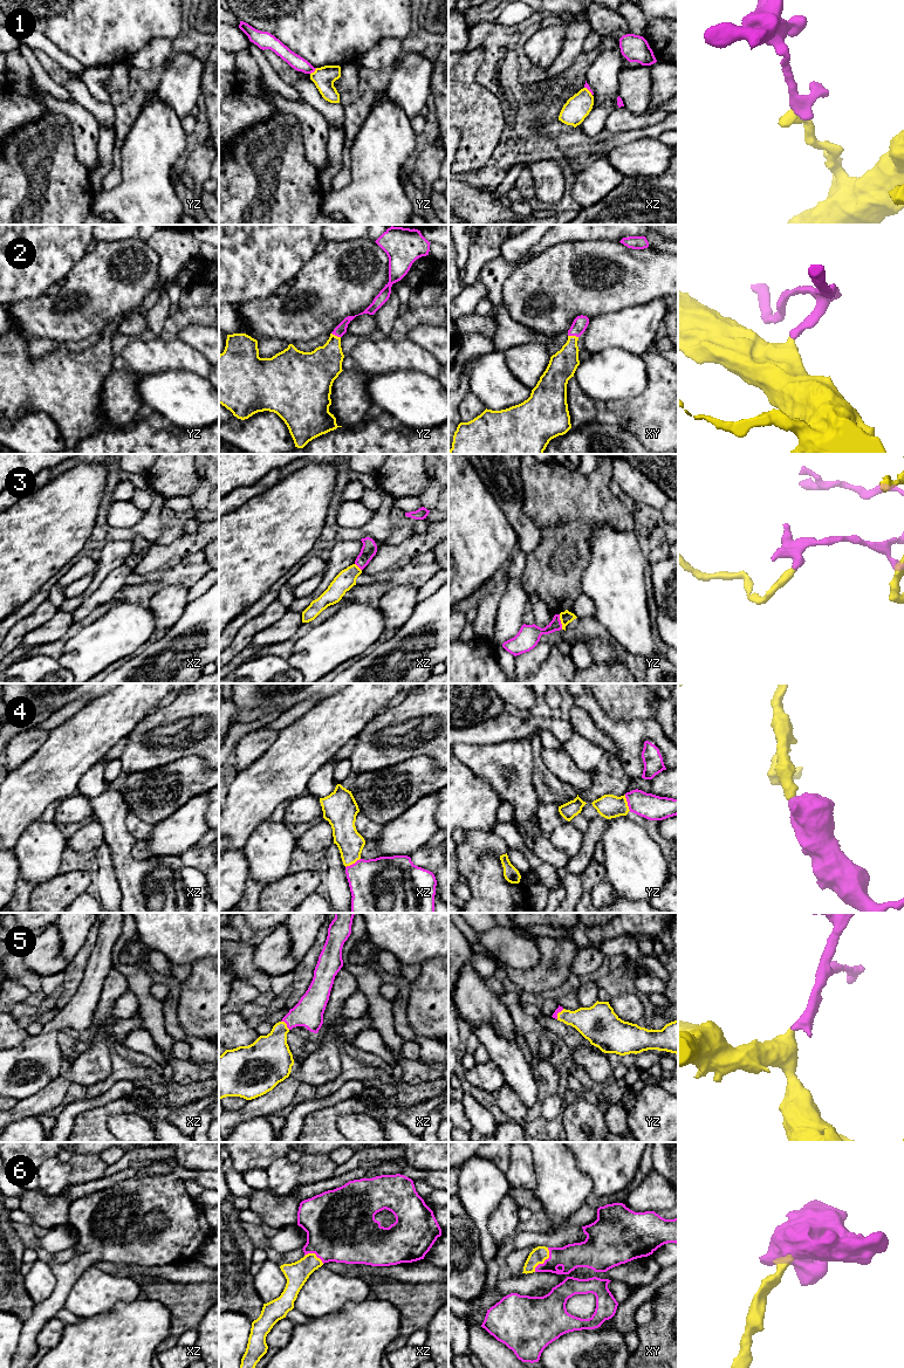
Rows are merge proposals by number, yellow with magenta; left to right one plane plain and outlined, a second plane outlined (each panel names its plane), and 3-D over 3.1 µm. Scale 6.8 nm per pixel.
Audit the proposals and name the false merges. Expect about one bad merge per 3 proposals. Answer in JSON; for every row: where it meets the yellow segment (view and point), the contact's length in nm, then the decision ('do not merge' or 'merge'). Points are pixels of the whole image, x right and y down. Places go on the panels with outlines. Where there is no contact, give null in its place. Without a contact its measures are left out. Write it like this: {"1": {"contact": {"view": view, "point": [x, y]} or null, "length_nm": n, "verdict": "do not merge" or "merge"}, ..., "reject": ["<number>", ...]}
{"1": {"contact": {"view": "yz", "point": [314, 71]}, "length_nm": 60, "verdict": "do not merge"}, "2": {"contact": {"view": "xy", "point": [573, 336]}, "length_nm": 70, "verdict": "merge"}, "3": {"contact": {"view": "yz", "point": [561, 621]}, "length_nm": 110, "verdict": "do not merge"}, "4": {"contact": {"view": "yz", "point": [627, 803]}, "length_nm": 120, "verdict": "merge"}, "5": {"contact": {"view": "xz", "point": [286, 1024]}, "length_nm": 90, "verdict": "merge"}, "6": {"contact": {"view": "xy", "point": [545, 1259]}, "length_nm": 190, "verdict": "merge"}, "reject": ["1", "3"]}

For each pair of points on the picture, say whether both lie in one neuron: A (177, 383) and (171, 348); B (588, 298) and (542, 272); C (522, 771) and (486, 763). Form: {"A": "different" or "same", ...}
{"A": "different", "B": "same", "C": "same"}

